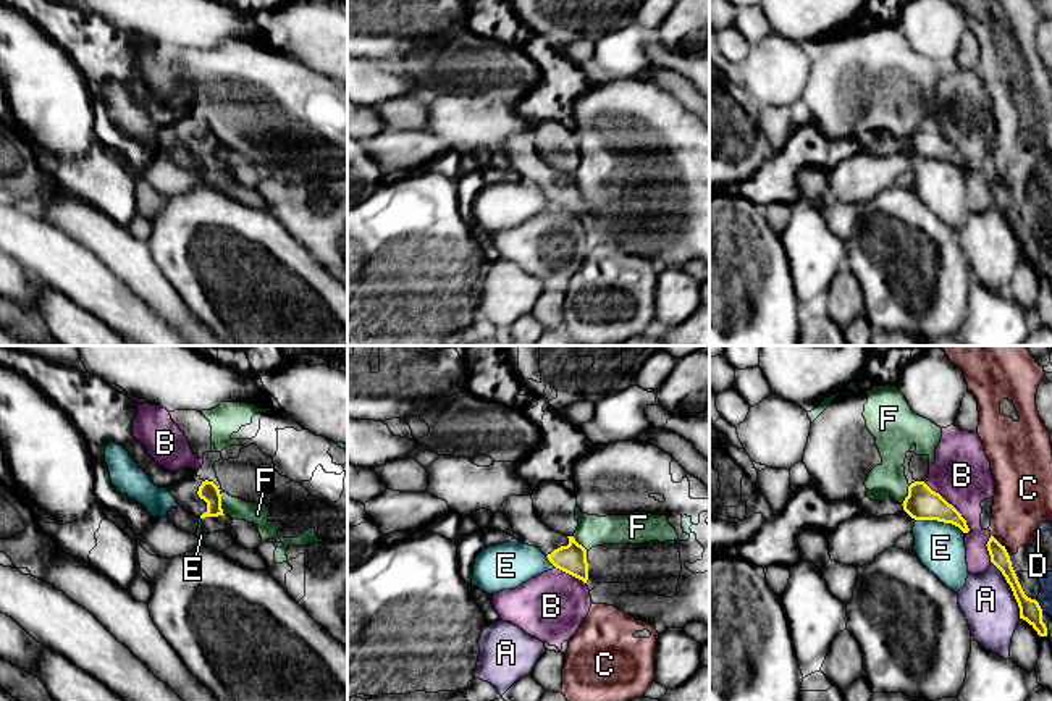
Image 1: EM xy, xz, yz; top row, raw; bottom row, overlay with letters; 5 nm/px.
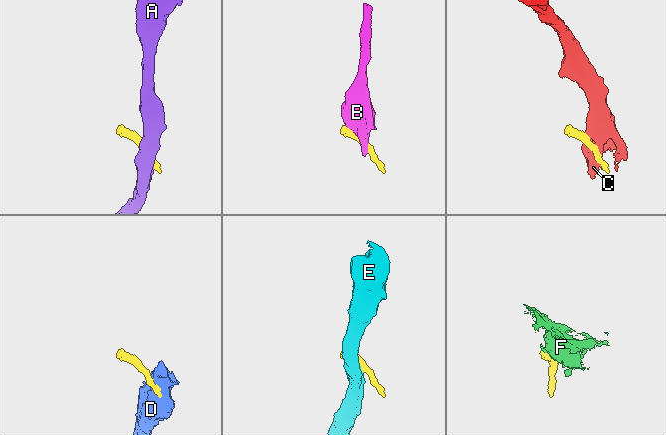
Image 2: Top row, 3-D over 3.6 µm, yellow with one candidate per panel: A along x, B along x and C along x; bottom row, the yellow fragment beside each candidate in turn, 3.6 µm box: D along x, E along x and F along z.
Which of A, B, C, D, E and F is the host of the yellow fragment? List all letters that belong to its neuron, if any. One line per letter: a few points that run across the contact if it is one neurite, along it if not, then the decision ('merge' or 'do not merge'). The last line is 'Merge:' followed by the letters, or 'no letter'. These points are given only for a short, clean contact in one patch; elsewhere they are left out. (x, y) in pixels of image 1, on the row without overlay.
A: yz (991, 199), (1009, 223), (1020, 256) | do not merge
B: do not merge
C: do not merge
D: yz (1035, 238), (1043, 251) | do not merge
E: do not merge
F: xy (218, 131), (225, 152) | do not merge
Merge: no letter

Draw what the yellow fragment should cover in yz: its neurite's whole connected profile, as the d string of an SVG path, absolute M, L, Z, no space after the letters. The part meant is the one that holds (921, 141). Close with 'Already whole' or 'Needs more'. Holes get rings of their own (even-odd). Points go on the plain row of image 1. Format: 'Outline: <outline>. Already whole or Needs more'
Outline: M915 120L908 124L908 134L902 144L903 149L915 158L937 158L952 162L963 171L970 170L962 152L939 131L932 129L924 120Z. Already whole

